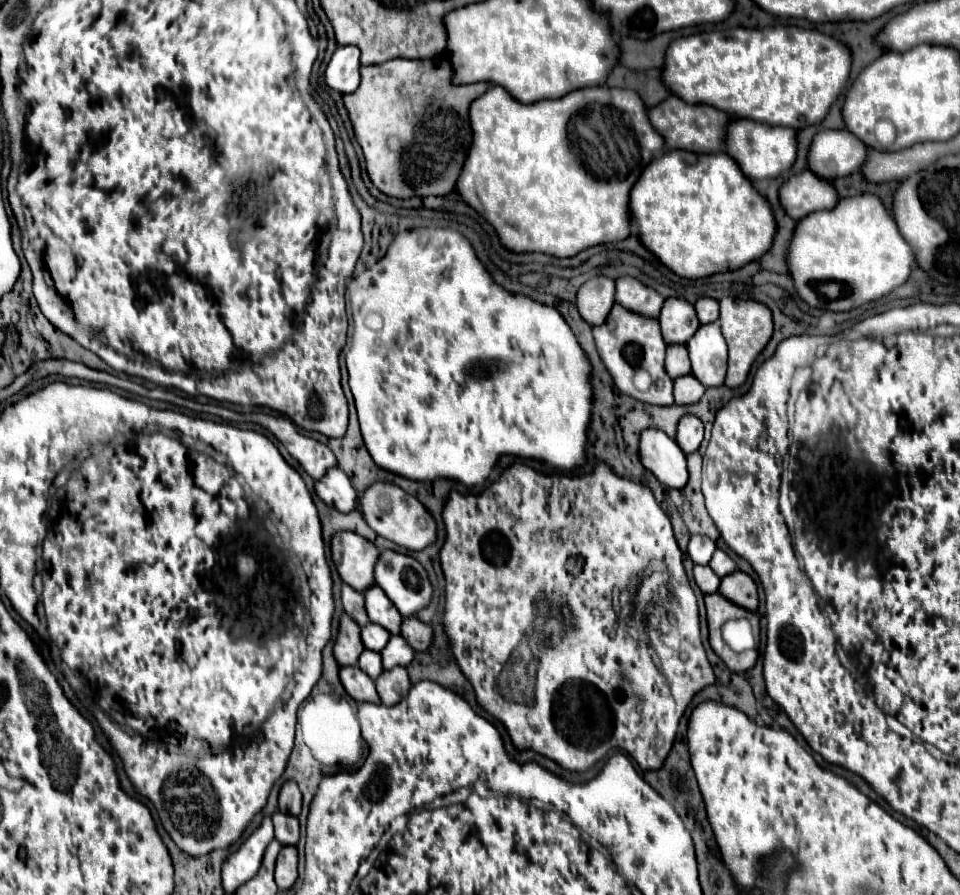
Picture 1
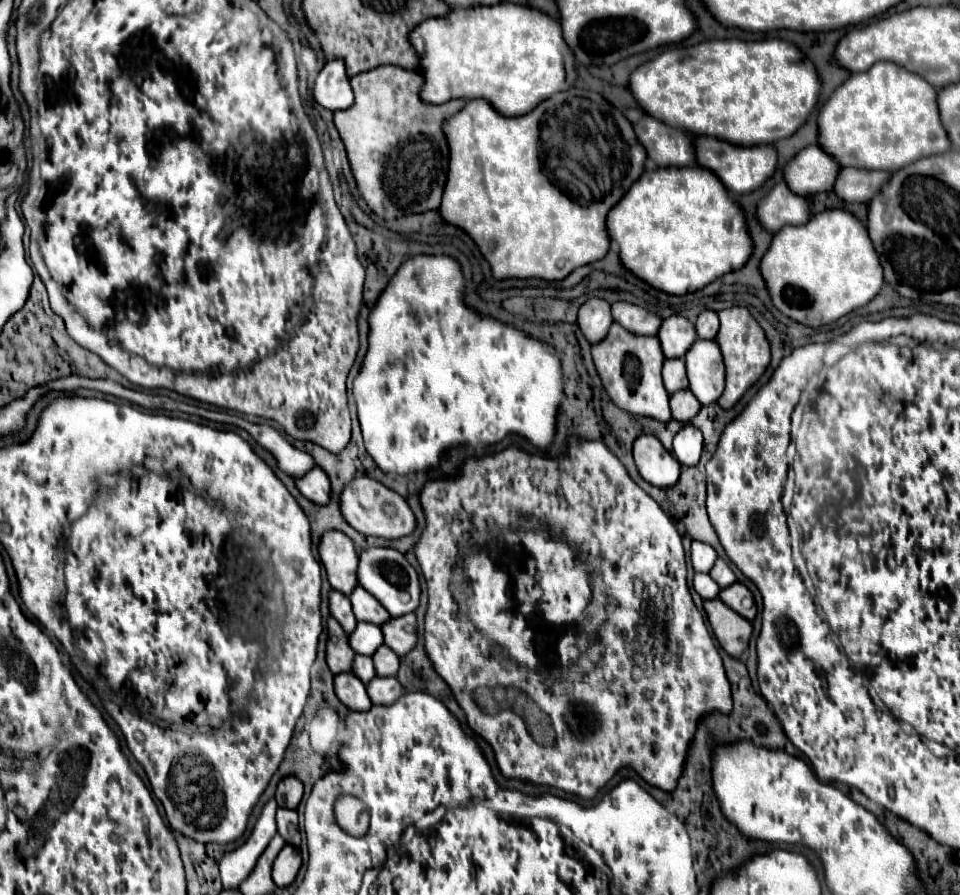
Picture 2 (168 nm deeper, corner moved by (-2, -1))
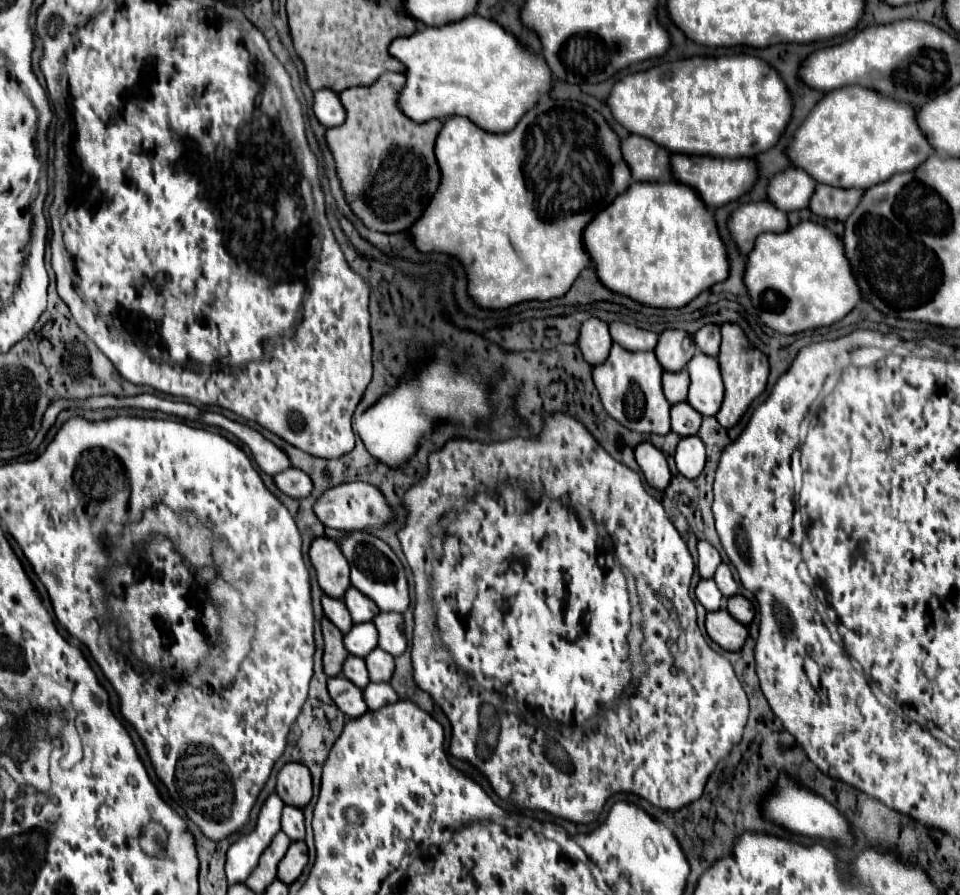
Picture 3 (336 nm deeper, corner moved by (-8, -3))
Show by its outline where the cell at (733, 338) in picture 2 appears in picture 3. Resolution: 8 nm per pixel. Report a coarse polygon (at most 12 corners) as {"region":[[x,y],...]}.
{"region":[[723,323],[725,429],[765,391],[769,361],[737,323]]}

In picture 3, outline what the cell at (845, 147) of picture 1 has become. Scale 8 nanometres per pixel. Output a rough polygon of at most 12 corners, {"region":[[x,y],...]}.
{"region":[[787,167],[769,181],[775,207],[791,213],[809,205],[813,177]]}

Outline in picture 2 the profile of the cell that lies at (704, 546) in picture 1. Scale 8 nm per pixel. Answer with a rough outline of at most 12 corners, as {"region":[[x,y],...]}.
{"region":[[693,541],[691,563],[709,573],[717,553],[711,545]]}

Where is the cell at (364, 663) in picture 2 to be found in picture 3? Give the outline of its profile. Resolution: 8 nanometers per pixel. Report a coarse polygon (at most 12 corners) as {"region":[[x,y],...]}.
{"region":[[349,655],[343,673],[359,689],[369,685],[361,657]]}

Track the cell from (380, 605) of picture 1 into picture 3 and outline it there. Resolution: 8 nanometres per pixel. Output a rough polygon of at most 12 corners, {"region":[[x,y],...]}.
{"region":[[349,587],[343,597],[353,623],[373,621],[375,601]]}

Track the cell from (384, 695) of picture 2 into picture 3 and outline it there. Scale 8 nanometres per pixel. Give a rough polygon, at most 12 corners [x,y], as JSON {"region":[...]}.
{"region":[[369,683],[363,689],[371,711],[399,701],[389,683]]}

